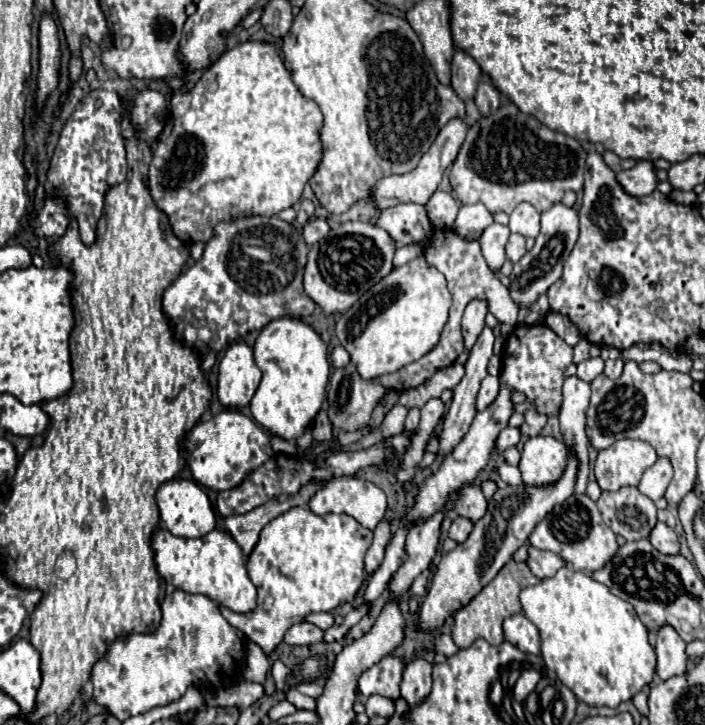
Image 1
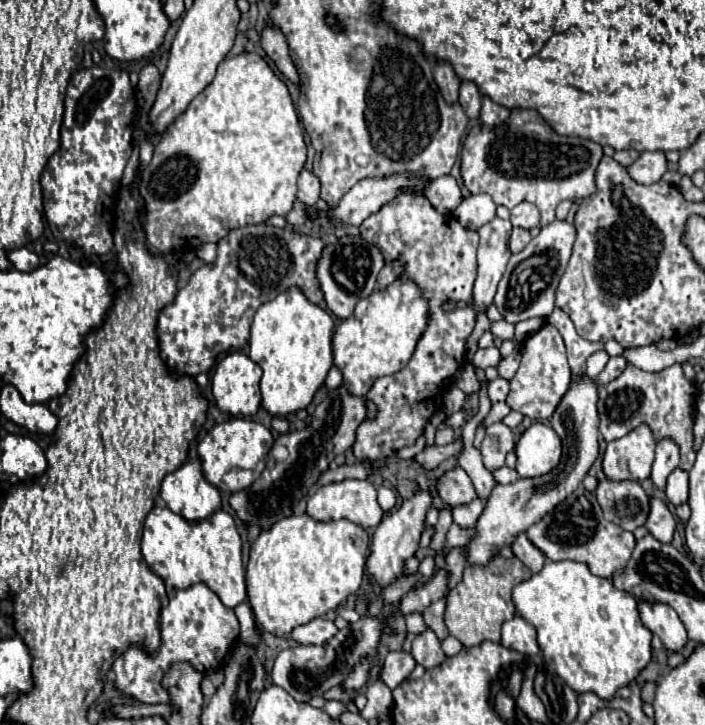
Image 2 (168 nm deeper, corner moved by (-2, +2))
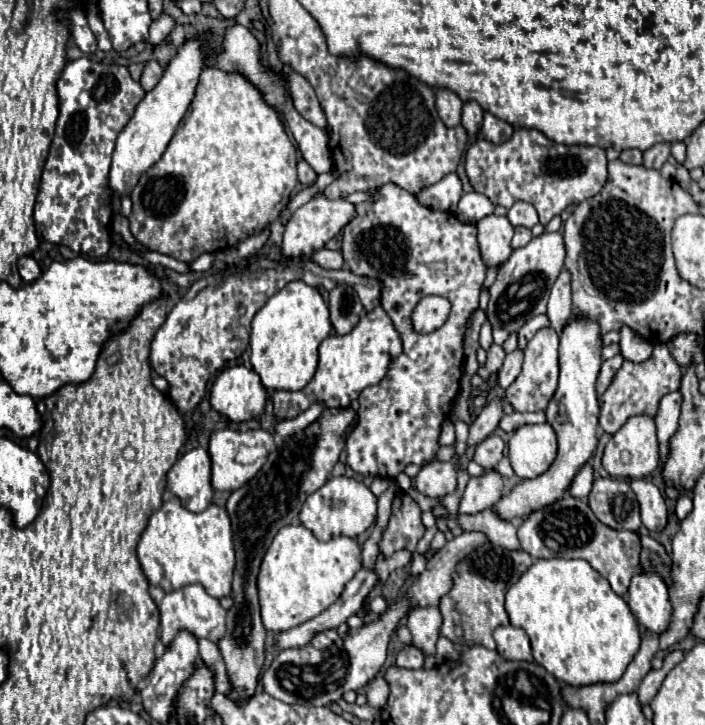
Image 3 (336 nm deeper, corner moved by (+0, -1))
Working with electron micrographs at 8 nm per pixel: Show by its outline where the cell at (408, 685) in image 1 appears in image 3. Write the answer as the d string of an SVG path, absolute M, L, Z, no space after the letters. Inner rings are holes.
M412 608L406 624L412 632L412 646L420 648L426 656L432 656L436 652L440 624L442 616L438 608Z

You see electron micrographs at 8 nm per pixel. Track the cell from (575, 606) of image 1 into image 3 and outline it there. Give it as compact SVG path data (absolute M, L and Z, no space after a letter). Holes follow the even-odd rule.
M536 560L522 578L506 592L506 612L510 624L524 628L532 642L534 660L568 686L612 684L622 678L628 664L640 650L640 628L622 596L612 592L608 580L600 576L586 560Z

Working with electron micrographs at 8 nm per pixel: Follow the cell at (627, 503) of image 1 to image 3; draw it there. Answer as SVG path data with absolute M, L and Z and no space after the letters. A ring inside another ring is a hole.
M622 478L594 480L588 504L596 518L614 530L636 532L642 526L636 494Z

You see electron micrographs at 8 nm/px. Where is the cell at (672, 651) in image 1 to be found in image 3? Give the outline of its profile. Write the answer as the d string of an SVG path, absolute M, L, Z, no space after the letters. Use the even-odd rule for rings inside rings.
M648 572L636 574L630 582L628 606L638 624L648 632L660 636L670 628L672 602L668 596L668 586L660 576Z

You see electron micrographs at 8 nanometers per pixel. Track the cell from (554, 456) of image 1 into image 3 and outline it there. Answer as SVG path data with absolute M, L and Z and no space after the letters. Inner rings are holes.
M520 426L508 442L508 458L518 478L536 478L544 474L556 458L556 434L552 426Z

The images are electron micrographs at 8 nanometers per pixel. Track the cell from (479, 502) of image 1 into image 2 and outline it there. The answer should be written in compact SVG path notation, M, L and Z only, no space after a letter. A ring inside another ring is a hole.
M458 465L434 479L434 491L446 505L452 505L452 507L470 503L476 497L470 477Z

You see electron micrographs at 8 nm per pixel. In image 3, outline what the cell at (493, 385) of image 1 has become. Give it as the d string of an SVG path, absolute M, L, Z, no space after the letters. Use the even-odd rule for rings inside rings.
M514 350L512 354L506 356L502 368L498 370L498 386L502 390L506 390L516 380L516 376L520 374L520 368L522 368L522 352Z

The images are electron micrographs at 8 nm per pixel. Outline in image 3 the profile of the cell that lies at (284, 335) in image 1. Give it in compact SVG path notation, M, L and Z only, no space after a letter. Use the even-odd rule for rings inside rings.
M300 280L288 282L252 318L250 362L258 372L262 386L268 392L304 390L318 366L318 346L326 336L330 336L330 330L328 306L320 292Z

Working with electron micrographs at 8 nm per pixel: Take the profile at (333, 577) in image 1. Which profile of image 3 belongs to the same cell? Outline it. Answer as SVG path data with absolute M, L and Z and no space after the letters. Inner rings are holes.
M302 524L280 528L264 554L258 572L258 596L264 628L270 632L284 632L324 612L340 598L344 586L362 568L360 552L358 542L348 536L332 536L328 542L320 542Z

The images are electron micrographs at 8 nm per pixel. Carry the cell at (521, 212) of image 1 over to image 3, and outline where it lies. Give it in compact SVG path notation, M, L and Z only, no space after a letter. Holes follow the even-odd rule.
M516 202L510 210L508 210L508 220L512 226L524 226L524 228L532 228L534 224L538 224L538 214L536 208L528 202Z

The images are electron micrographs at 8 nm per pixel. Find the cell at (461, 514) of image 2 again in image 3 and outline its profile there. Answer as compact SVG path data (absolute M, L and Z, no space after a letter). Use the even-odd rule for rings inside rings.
M486 470L480 478L470 478L464 496L460 500L460 514L476 514L486 508L492 508L502 496L504 484L502 476L496 470Z

